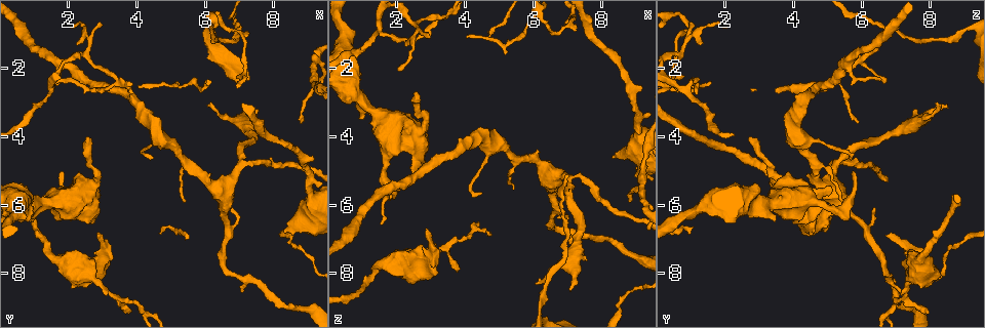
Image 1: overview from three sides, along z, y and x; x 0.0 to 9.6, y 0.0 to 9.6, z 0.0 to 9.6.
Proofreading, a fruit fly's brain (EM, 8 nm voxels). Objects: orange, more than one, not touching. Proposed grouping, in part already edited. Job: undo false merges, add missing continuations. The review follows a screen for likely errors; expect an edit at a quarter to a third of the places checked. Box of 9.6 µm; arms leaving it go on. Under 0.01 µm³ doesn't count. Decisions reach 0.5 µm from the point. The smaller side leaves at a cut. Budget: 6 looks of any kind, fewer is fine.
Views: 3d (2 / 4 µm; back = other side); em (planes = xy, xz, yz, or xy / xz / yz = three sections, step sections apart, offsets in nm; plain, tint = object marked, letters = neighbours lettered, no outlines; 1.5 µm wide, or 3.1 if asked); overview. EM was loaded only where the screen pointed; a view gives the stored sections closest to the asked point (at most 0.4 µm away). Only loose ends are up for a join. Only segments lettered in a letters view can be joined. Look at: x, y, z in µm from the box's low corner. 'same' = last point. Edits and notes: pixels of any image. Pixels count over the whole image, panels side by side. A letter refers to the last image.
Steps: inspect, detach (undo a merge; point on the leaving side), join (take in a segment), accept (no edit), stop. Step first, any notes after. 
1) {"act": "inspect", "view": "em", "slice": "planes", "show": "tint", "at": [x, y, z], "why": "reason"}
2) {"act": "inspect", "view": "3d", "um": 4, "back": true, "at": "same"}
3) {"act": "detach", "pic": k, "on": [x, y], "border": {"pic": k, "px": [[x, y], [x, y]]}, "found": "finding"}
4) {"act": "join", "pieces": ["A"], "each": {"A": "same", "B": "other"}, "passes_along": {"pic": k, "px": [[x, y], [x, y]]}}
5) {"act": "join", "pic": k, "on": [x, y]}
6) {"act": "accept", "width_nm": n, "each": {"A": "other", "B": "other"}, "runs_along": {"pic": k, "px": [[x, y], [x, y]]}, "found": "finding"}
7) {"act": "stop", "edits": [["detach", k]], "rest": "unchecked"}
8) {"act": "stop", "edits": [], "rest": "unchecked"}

{"act": "inspect", "view": "em", "slice": "planes", "show": "tint", "at": [6.65, 0.85, 0.95]}

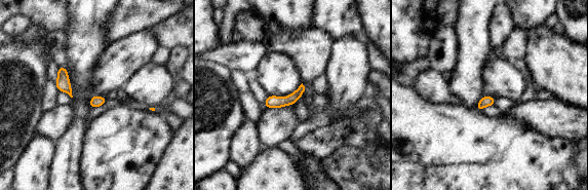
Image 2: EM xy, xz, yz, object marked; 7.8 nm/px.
{"act": "inspect", "view": "em", "slice": "planes", "show": "letters", "at": "same"}

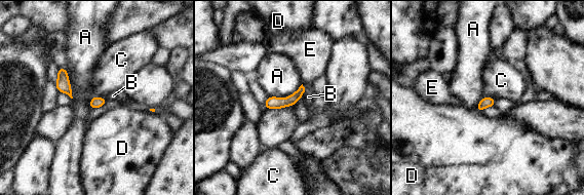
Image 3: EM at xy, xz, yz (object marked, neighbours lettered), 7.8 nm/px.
{"act": "accept", "longest_contact_nm": ["A", 300], "each": {"A": "other", "B": "other", "C": "other", "D": "other", "E": "other"}, "found": "one neuron here"}

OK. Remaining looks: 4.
{"act": "inspect", "view": "3d", "um": 2, "at": [7.10, 8.50, 7.10], "why": "an open end"}

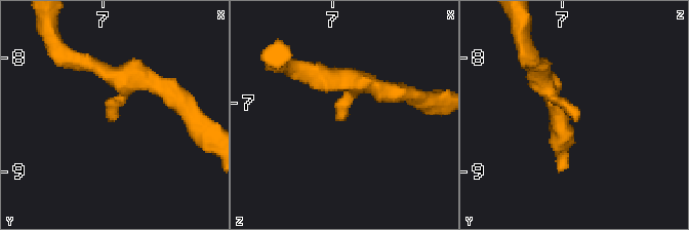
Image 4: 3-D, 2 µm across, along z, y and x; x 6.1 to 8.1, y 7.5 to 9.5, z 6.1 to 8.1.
{"act": "inspect", "view": "em", "slice": "yz", "step": 4, "show": "letters", "at": [7.08, 8.56, 7.14], "arm_widths_nm": [170, 190]}

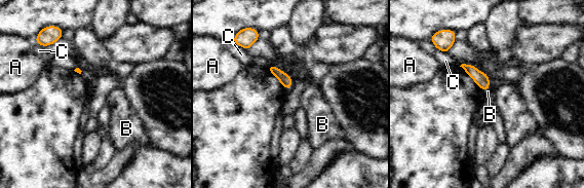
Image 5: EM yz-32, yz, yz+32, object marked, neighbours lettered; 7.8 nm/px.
{"act": "inspect", "view": "em", "slice": "planes", "show": "letters", "at": "same", "why": "another direction"}

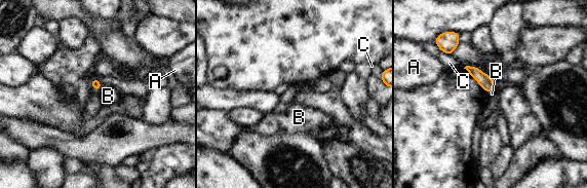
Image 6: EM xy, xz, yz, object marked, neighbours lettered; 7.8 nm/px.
{"act": "accept", "each": {"A": "other", "B": "other", "C": "other"}, "found": "none of them fits"}

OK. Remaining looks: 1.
{"act": "stop", "edits": [], "rest": "unchecked"}

